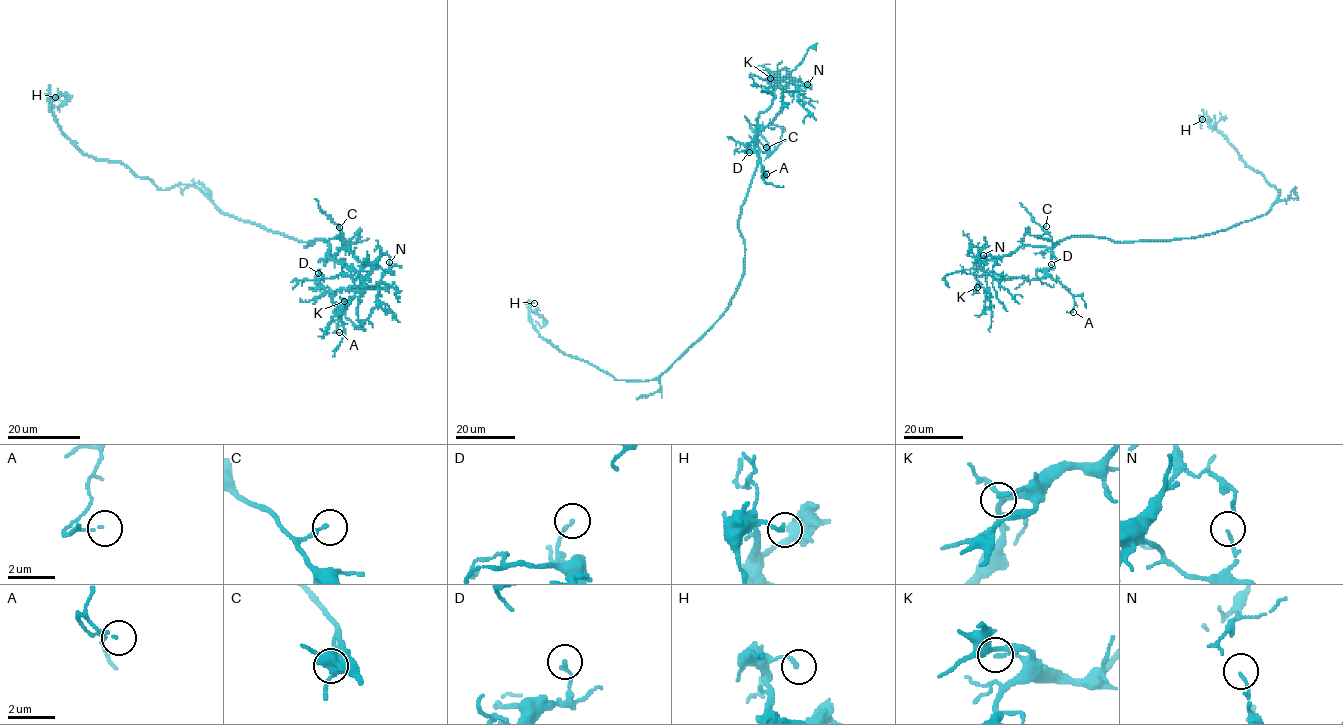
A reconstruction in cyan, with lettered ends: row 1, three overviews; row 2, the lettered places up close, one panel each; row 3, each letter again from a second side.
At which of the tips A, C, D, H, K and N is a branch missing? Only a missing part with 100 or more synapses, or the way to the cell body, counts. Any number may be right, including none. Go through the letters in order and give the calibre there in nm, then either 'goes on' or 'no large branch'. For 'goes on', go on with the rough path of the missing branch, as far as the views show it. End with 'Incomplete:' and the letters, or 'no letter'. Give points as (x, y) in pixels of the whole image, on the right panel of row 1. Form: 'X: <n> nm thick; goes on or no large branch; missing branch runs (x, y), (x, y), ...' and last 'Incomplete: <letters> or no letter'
A: 80 nm thick; no large branch
C: 170 nm thick; no large branch
D: 140 nm thick; no large branch
H: 160 nm thick; no large branch
K: 130 nm thick; no large branch
N: 70 nm thick; no large branch
Incomplete: no letter

